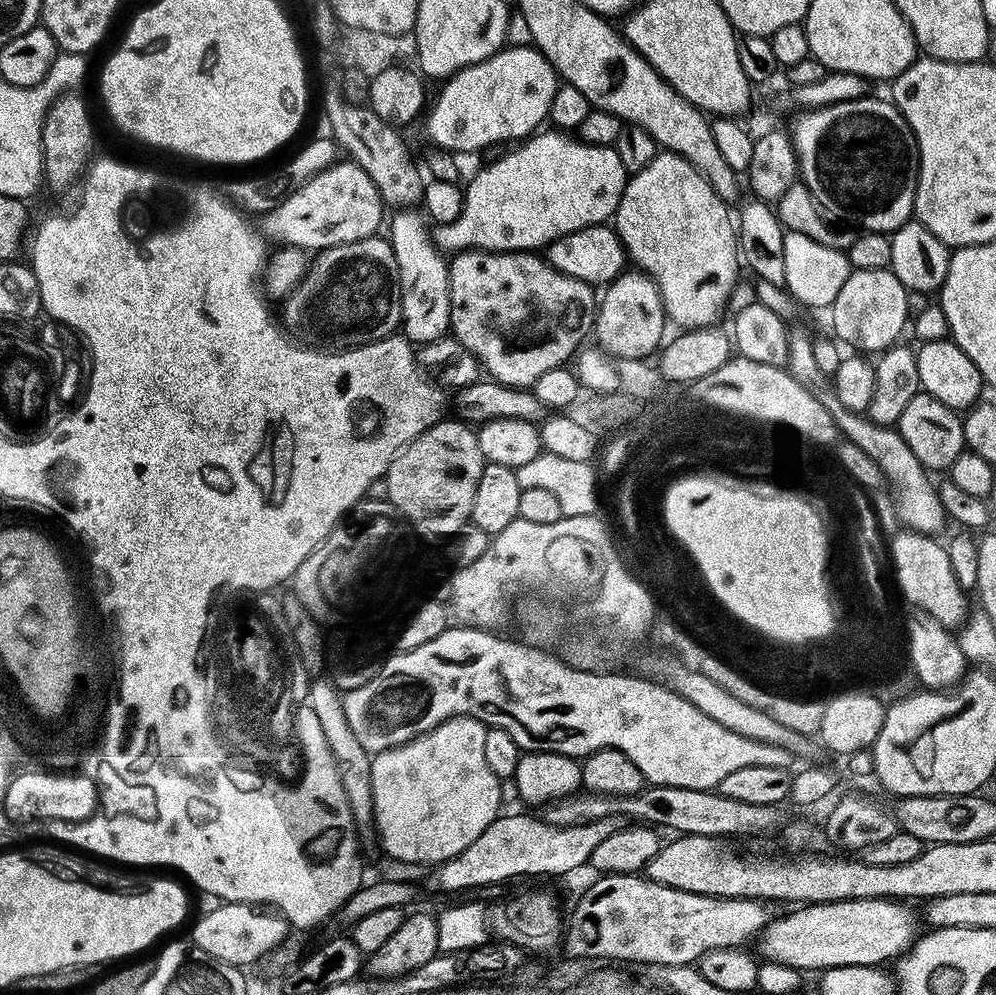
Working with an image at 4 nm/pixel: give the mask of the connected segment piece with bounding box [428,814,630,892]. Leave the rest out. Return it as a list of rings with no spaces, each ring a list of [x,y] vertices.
[[[616,815],[598,818],[580,825],[556,827],[542,818],[532,816],[496,817],[462,854],[437,864],[431,869],[428,884],[436,892],[464,892],[467,888],[488,888],[491,884],[504,884],[519,876],[556,876],[563,878],[568,870],[589,862],[594,849],[606,842],[610,834],[629,827],[627,816]]]

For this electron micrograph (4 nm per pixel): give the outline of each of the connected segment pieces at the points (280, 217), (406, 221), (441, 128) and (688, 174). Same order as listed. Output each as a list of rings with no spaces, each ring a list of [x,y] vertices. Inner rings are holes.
[[[337,162],[321,168],[299,188],[292,189],[276,208],[265,212],[262,230],[269,241],[277,240],[275,243],[280,246],[323,250],[377,235],[381,231],[380,219],[384,211],[384,199],[378,194],[374,182],[370,182],[370,174],[351,162]],[[351,224],[364,224],[364,228],[351,228]]]
[[[400,210],[392,220],[390,243],[396,255],[398,286],[402,302],[402,332],[413,345],[434,343],[449,335],[450,278],[445,253],[436,247],[425,217],[416,210]]]
[[[505,46],[500,49],[499,52],[495,52],[490,58],[486,58],[482,62],[477,64],[471,64],[469,68],[464,68],[461,72],[456,72],[454,75],[448,77],[439,85],[440,93],[436,96],[436,101],[431,101],[430,107],[427,109],[424,120],[424,132],[433,140],[437,149],[445,152],[451,152],[453,154],[461,154],[460,152],[476,152],[479,148],[488,148],[491,144],[500,144],[503,140],[512,140],[511,142],[520,142],[525,138],[533,135],[541,127],[540,123],[547,121],[548,111],[551,108],[551,100],[555,96],[555,92],[558,87],[558,77],[556,71],[552,68],[552,63],[541,54],[534,46],[527,46],[528,48],[511,48],[511,46]]]
[[[667,150],[661,151],[652,159],[650,166],[646,166],[640,172],[635,173],[624,186],[624,193],[620,199],[620,205],[616,208],[614,217],[616,234],[624,244],[627,259],[631,261],[631,263],[633,260],[633,262],[636,263],[633,265],[635,265],[639,271],[645,272],[658,286],[660,297],[664,303],[664,315],[671,323],[673,320],[673,322],[677,324],[677,329],[691,330],[693,328],[713,327],[713,325],[717,323],[716,319],[719,318],[720,311],[721,314],[725,311],[731,290],[738,281],[736,271],[741,271],[742,268],[741,261],[738,259],[738,232],[734,227],[734,216],[733,213],[731,216],[728,212],[731,212],[729,205],[724,204],[723,200],[715,193],[714,188],[710,186],[706,178],[702,178],[702,174],[700,174],[686,158],[682,158],[678,154]]]

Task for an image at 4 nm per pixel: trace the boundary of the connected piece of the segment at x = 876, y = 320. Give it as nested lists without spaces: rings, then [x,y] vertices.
[[[890,268],[851,271],[830,309],[833,335],[843,344],[860,352],[876,354],[891,347],[908,324],[910,313],[906,306],[908,290],[898,282]]]

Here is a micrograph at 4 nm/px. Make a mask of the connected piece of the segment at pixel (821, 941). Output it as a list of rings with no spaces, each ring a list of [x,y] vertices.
[[[866,898],[865,900],[839,900],[838,902],[830,902],[829,904],[806,904],[797,907],[794,912],[789,916],[780,916],[777,918],[769,919],[768,925],[765,926],[763,932],[758,937],[758,945],[760,944],[759,955],[763,957],[765,961],[772,961],[774,963],[785,964],[790,968],[797,970],[803,970],[805,973],[817,970],[823,970],[825,968],[841,968],[842,966],[866,966],[871,968],[873,966],[887,965],[887,960],[891,961],[893,958],[899,957],[901,954],[908,951],[912,947],[914,941],[917,939],[918,931],[916,932],[916,920],[918,924],[918,916],[911,912],[907,903],[899,900],[875,900],[874,898]]]

